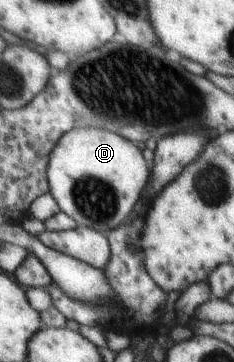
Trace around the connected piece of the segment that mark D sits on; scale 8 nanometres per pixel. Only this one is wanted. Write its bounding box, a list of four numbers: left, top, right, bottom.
[46,127,147,235]

